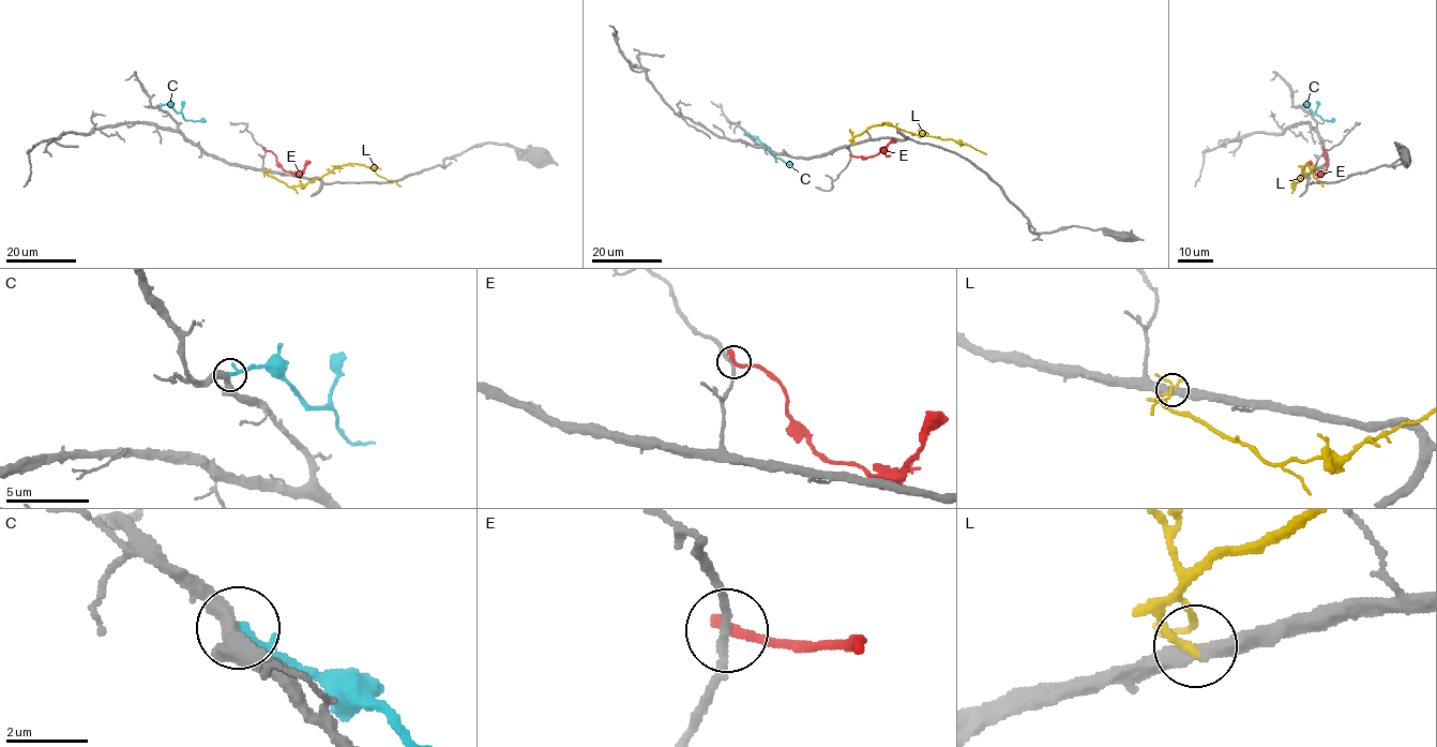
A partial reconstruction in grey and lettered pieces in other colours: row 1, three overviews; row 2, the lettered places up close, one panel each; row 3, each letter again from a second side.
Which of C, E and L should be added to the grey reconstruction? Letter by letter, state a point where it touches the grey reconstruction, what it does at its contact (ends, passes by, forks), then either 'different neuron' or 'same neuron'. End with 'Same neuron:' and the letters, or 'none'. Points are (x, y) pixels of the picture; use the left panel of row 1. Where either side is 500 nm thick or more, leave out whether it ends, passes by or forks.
C: (160, 106) | it ends | different neuron
E: (265, 150) | it ends | different neuron
L: (268, 170) | it ends | different neuron
Same neuron: none

